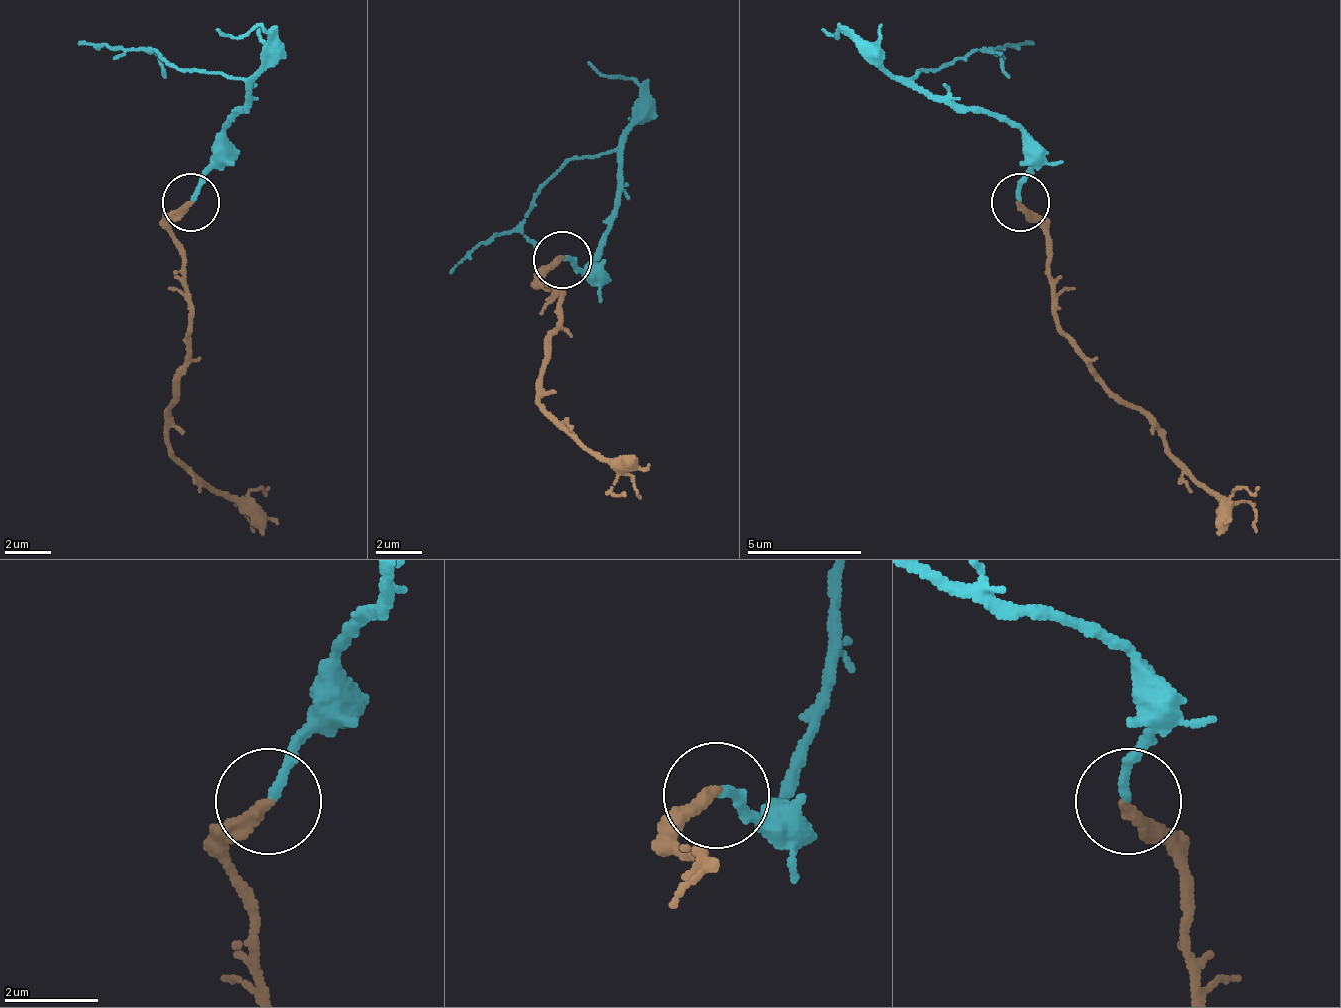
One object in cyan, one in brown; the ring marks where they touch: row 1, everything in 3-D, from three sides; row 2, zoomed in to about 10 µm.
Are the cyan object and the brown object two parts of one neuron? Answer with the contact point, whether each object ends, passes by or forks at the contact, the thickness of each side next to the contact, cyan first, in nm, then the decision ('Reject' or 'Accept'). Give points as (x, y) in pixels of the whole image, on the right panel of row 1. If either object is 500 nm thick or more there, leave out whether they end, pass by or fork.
Place: (1020, 202). At the ring cyan ends. At the ring brown ends. Thickness 180 nm (cyan) against 280 nm. Accept

